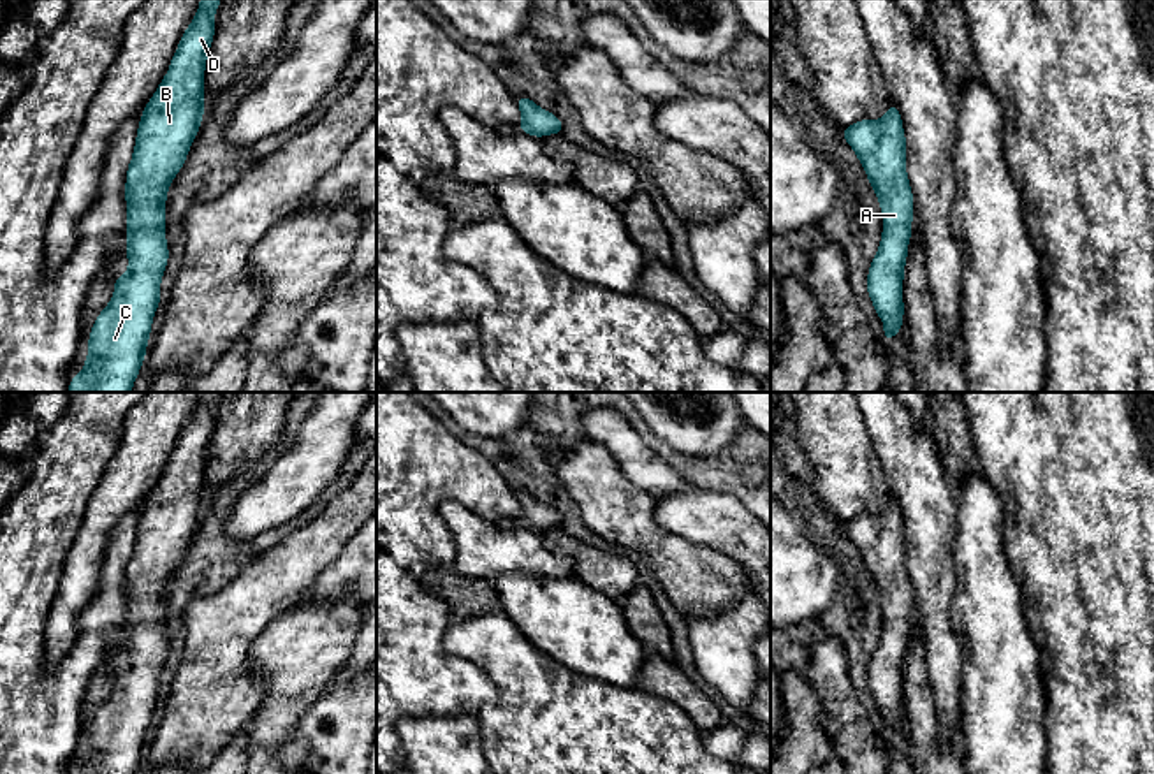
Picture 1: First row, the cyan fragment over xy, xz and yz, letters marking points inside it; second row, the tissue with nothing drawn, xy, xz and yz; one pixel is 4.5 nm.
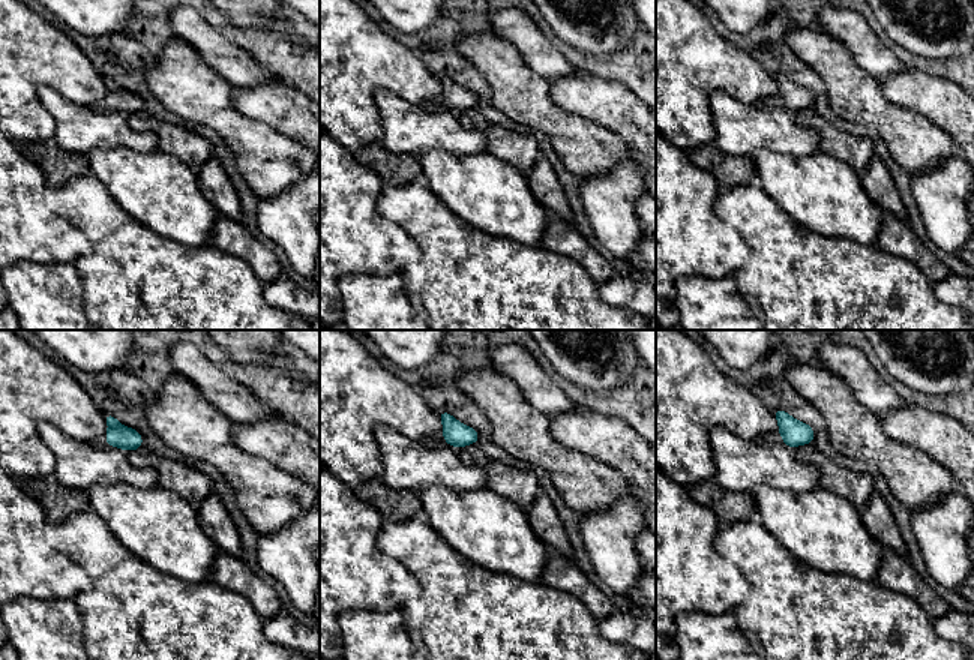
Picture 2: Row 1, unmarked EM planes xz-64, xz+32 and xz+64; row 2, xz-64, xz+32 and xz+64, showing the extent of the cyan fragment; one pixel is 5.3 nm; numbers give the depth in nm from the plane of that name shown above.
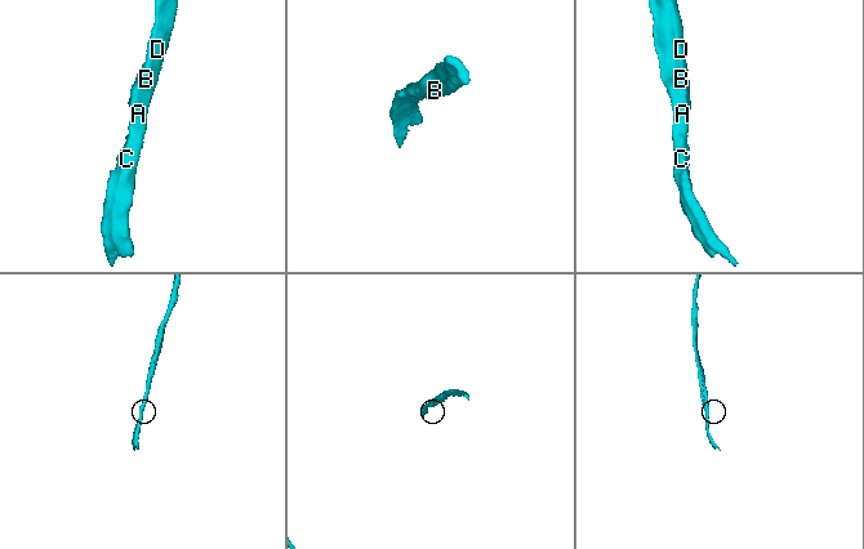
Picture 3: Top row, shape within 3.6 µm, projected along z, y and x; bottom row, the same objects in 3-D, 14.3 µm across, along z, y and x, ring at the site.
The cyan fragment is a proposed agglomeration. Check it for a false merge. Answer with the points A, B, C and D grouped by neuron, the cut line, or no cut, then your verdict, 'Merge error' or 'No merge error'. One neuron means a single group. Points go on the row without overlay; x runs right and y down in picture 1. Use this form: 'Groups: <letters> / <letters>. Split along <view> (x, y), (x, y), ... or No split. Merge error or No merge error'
Groups: A B C D. No split. No merge error

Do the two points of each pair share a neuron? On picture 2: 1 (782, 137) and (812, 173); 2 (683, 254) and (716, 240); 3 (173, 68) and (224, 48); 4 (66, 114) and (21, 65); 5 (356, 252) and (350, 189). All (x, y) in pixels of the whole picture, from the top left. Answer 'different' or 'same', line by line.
1: different
2: same
3: different
4: different
5: same

